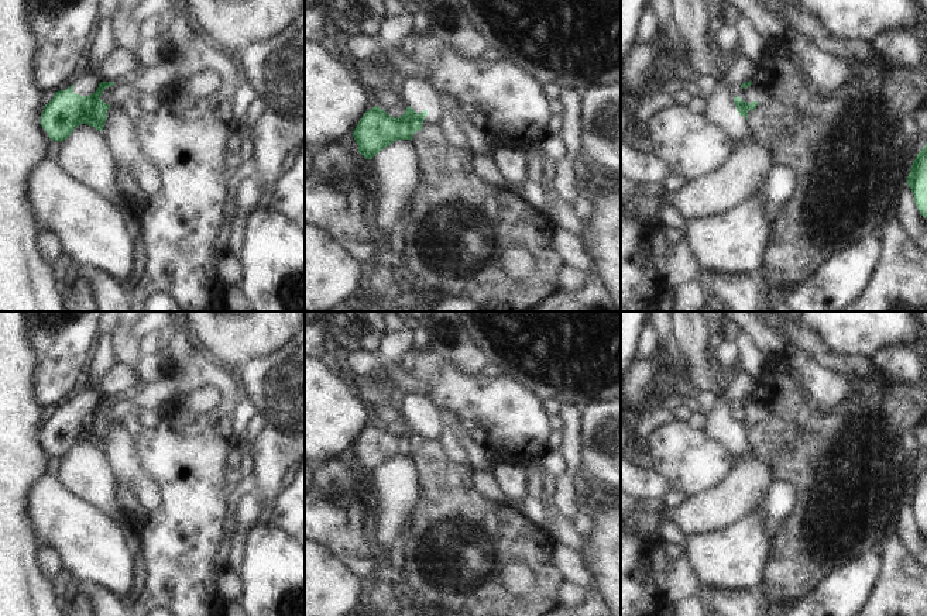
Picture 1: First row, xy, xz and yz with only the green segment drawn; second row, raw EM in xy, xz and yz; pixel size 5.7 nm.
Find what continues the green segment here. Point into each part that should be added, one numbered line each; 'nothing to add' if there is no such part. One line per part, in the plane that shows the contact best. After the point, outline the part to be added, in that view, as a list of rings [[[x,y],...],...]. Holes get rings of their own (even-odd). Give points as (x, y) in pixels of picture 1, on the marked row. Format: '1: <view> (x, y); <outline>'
nothing to add

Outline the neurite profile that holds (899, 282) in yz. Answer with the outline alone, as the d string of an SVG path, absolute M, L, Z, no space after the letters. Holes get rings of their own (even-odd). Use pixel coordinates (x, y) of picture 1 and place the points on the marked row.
M895 217L879 230L880 258L864 290L837 312L927 312L927 255L920 252Z

